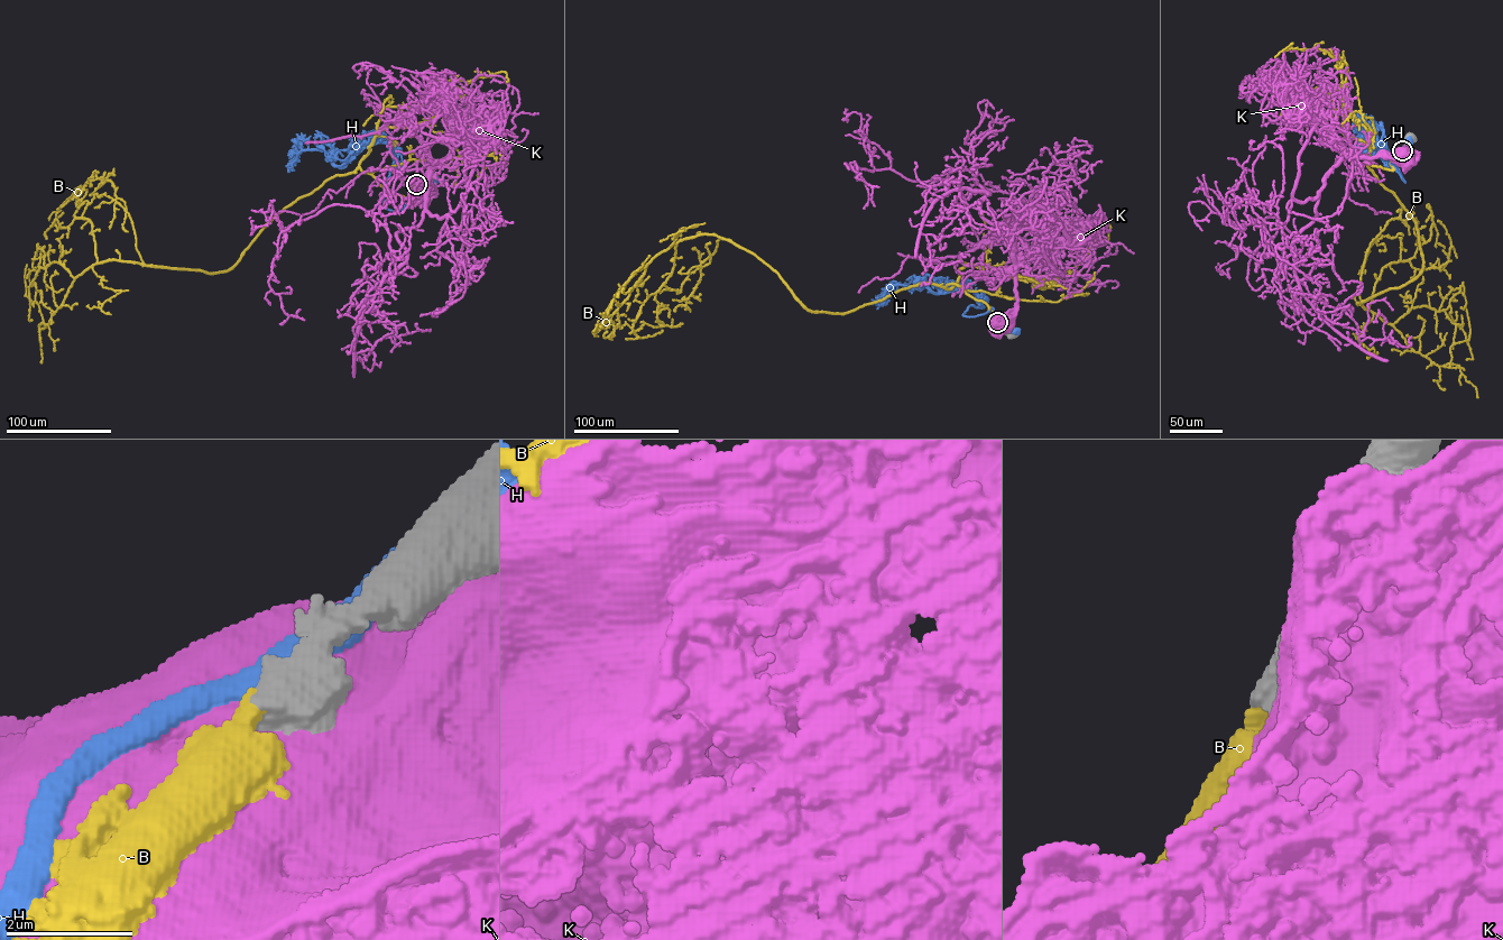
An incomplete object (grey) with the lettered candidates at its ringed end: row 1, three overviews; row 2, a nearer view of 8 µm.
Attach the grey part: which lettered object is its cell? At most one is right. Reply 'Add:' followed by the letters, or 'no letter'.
Add: B

